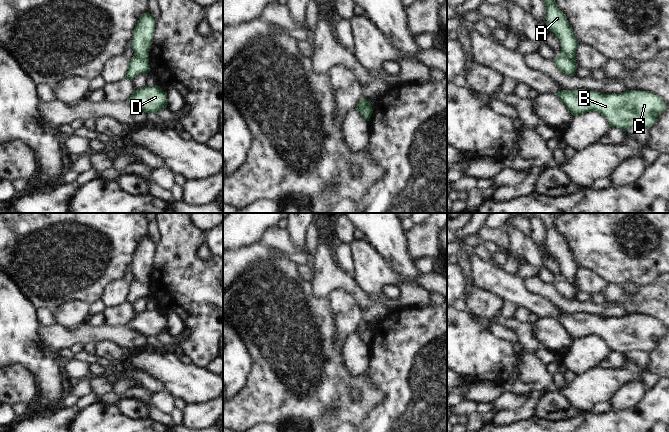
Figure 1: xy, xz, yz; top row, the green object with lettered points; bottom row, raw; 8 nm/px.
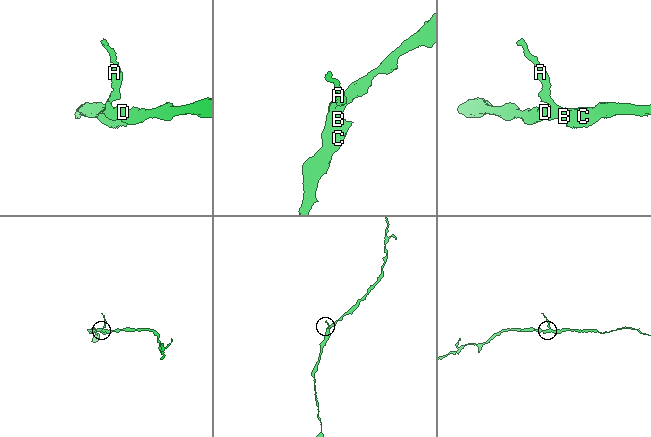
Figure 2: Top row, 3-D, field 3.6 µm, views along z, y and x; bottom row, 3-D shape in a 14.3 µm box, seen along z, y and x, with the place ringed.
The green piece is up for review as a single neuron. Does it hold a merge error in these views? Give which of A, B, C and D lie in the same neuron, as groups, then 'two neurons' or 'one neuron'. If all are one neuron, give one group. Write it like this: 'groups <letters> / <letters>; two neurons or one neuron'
groups A / B C D; two neurons

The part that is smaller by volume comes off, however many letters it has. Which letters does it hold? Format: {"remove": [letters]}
{"remove": ["A"]}

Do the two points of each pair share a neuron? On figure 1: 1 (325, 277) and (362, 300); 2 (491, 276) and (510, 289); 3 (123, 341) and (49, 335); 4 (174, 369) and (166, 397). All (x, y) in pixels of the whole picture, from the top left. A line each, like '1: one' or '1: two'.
1: one
2: one
3: one
4: two

